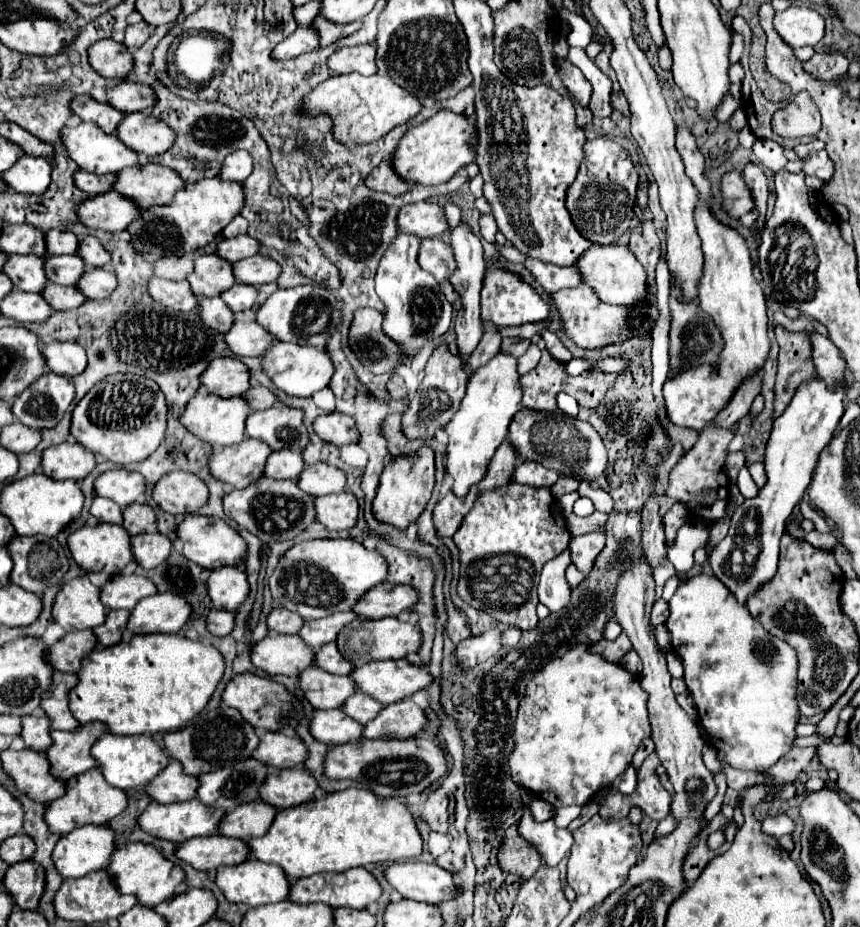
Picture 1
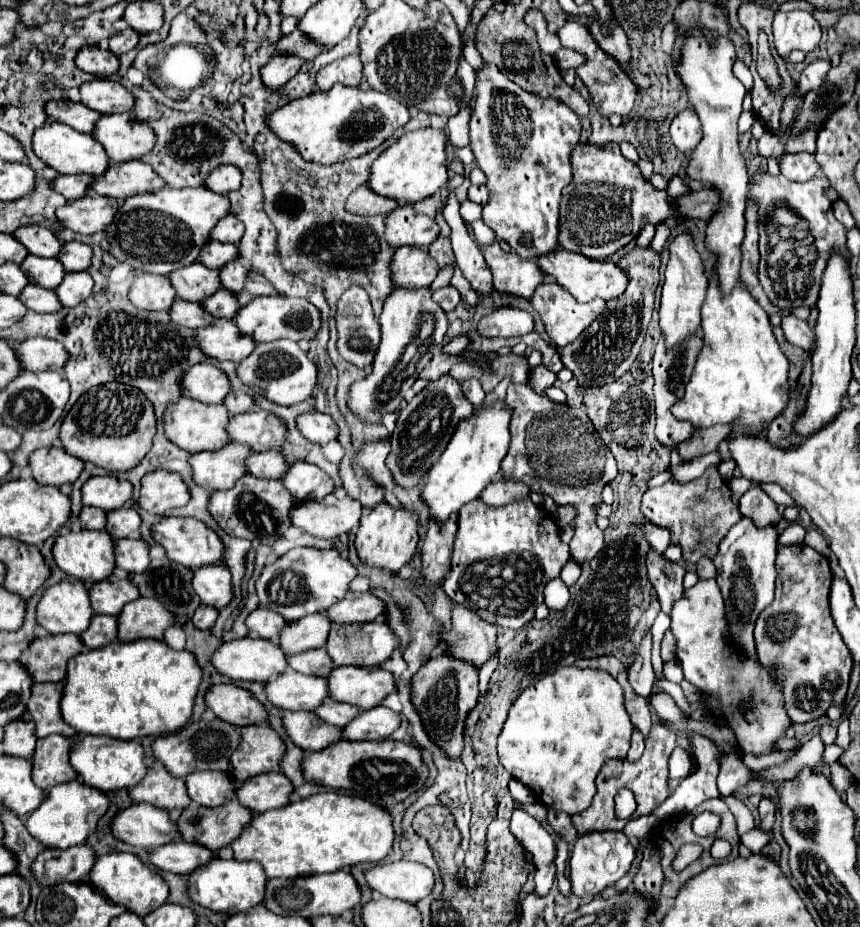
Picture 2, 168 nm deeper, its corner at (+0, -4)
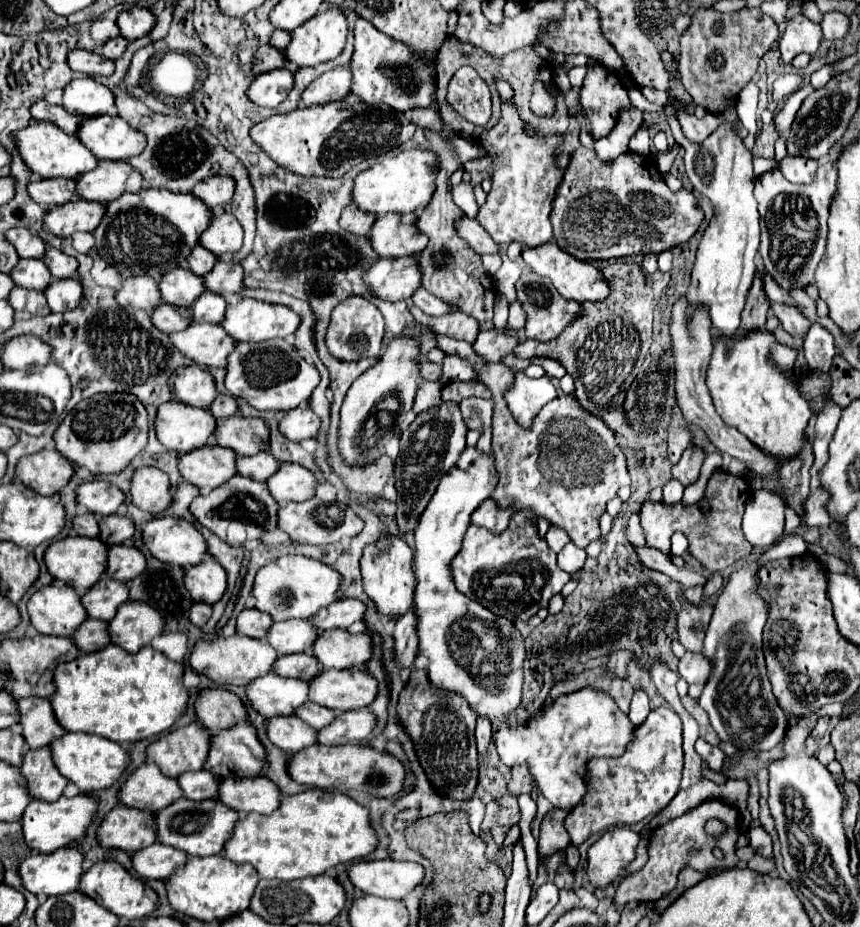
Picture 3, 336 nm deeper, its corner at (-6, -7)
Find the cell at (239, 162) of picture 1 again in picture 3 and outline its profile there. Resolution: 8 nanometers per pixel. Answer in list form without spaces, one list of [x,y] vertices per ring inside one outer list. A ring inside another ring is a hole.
[[[218,174],[218,176],[210,176],[210,178],[204,178],[202,182],[198,182],[198,186],[194,186],[192,194],[202,198],[202,202],[206,206],[220,210],[224,204],[228,204],[232,200],[234,190],[236,190],[234,178],[230,178],[226,174]]]

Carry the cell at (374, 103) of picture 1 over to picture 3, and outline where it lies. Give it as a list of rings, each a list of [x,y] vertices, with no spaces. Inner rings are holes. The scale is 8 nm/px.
[[[338,100],[286,114],[274,114],[250,130],[254,142],[280,166],[302,176],[340,178],[354,164],[376,158],[412,138],[416,126],[400,110],[376,108],[364,102]]]

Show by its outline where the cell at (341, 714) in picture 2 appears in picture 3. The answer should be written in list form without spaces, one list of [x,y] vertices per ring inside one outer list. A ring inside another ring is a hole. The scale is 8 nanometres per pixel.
[[[306,702],[306,706],[302,706],[302,710],[298,710],[296,716],[302,718],[304,722],[308,722],[310,726],[314,726],[316,730],[320,730],[320,728],[328,726],[338,716],[338,712],[334,712],[326,706],[314,704],[314,702]]]

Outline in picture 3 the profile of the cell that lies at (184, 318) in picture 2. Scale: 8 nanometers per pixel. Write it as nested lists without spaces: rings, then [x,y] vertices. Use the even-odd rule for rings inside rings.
[[[160,304],[154,314],[152,314],[152,322],[154,326],[158,326],[162,332],[172,334],[172,332],[180,332],[186,330],[192,324],[192,314],[190,310],[178,310],[178,306],[170,306],[170,304]]]

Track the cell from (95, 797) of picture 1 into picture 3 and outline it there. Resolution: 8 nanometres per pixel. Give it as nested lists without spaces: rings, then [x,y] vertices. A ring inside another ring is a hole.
[[[78,794],[72,798],[60,796],[56,802],[46,802],[46,800],[34,798],[22,816],[26,844],[34,852],[44,852],[44,854],[50,854],[58,848],[64,848],[70,842],[76,842],[86,836],[86,830],[92,824],[92,820],[96,818],[96,812],[98,812],[98,802],[88,794]]]

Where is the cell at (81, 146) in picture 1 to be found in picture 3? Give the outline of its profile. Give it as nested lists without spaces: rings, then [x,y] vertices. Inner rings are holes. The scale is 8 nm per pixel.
[[[34,122],[26,130],[14,134],[14,138],[22,160],[32,172],[38,172],[42,178],[76,178],[98,166],[98,158],[90,154],[90,150],[80,142],[78,136],[62,132],[52,122]]]

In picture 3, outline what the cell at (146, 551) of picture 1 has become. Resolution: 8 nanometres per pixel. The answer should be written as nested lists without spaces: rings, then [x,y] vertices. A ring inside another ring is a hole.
[[[110,546],[106,574],[118,582],[128,582],[146,570],[144,554],[134,546]]]

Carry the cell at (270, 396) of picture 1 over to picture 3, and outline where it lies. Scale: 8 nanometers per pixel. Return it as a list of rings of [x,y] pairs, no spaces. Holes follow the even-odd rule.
[[[220,394],[212,402],[210,410],[212,410],[212,414],[216,418],[230,418],[230,416],[234,416],[238,412],[238,402],[236,402],[236,398],[232,398],[228,394]]]

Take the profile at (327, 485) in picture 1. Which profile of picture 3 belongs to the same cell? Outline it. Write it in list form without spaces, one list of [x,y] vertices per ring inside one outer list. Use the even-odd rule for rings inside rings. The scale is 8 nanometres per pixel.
[[[284,462],[280,470],[268,478],[266,486],[278,504],[304,502],[316,494],[318,480],[308,468],[300,464]]]

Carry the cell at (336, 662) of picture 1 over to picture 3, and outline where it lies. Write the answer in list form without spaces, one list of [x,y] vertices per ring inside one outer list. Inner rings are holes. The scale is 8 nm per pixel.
[[[290,654],[274,662],[274,672],[284,678],[312,680],[320,674],[320,662],[312,654]]]

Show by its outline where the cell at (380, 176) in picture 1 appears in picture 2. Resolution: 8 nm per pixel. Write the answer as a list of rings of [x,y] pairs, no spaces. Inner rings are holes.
[[[360,185],[346,201],[348,213],[356,215],[386,215],[394,207],[398,207],[398,203],[384,197],[374,197],[374,193],[368,191],[368,185]]]

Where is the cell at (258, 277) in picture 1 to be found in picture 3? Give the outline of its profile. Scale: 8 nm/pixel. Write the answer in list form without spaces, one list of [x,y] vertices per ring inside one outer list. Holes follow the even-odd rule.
[[[218,262],[210,274],[204,274],[206,288],[216,294],[234,294],[244,288],[244,270],[240,264]]]

